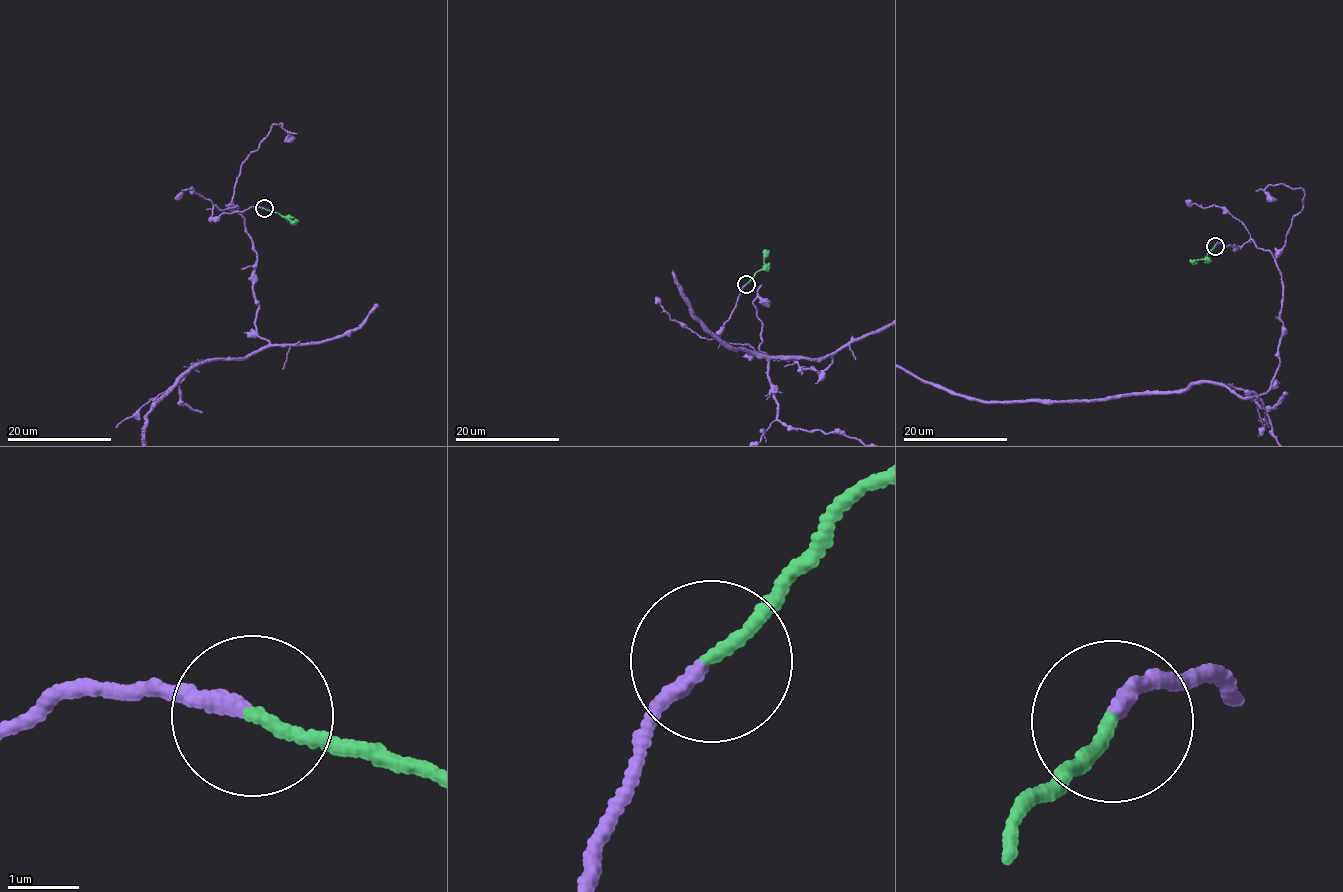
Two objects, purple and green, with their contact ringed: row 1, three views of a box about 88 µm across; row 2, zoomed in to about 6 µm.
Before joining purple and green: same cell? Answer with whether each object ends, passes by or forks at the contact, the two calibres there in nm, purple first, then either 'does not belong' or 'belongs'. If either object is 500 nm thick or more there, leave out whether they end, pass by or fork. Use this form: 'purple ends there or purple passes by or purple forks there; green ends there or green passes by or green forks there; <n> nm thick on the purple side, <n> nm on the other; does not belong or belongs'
purple ends there; green ends there; 220 nm thick on the purple side, 160 nm on the other; belongs

